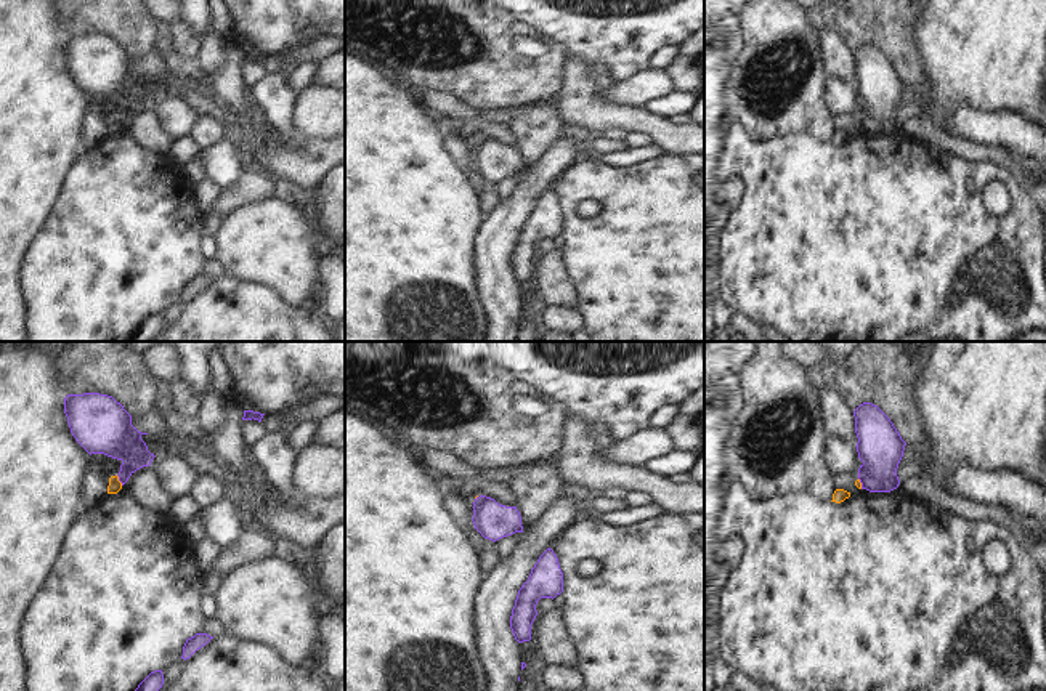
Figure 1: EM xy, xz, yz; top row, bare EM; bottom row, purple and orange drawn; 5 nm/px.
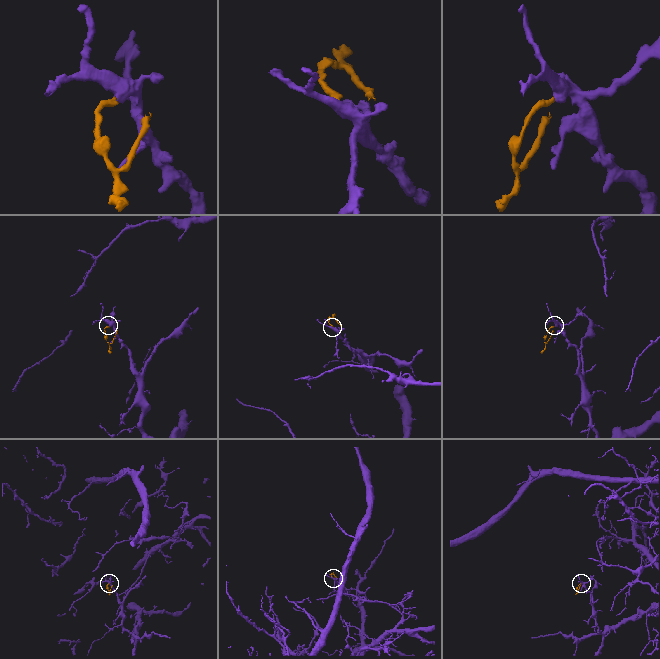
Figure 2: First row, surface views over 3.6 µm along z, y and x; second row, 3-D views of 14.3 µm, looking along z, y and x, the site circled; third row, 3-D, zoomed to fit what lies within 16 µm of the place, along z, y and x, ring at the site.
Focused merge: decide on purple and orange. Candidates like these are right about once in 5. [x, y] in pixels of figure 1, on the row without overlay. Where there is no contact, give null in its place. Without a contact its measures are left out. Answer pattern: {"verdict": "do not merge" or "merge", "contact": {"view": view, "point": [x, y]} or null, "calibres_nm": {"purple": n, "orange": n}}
{"verdict": "do not merge", "contact": {"view": "xy", "point": [119, 121]}, "calibres_nm": {"purple": 240, "orange": 70}}

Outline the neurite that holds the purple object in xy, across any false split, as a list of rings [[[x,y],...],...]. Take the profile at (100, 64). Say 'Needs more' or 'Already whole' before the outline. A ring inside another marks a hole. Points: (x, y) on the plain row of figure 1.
Already whole. [[[99,34],[67,35],[64,55],[75,82],[91,96],[104,95],[122,103],[122,127],[156,98],[143,75],[132,66],[132,56],[112,37]]]

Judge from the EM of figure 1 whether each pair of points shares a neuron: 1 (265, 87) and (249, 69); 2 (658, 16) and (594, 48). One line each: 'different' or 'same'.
1: different
2: same

